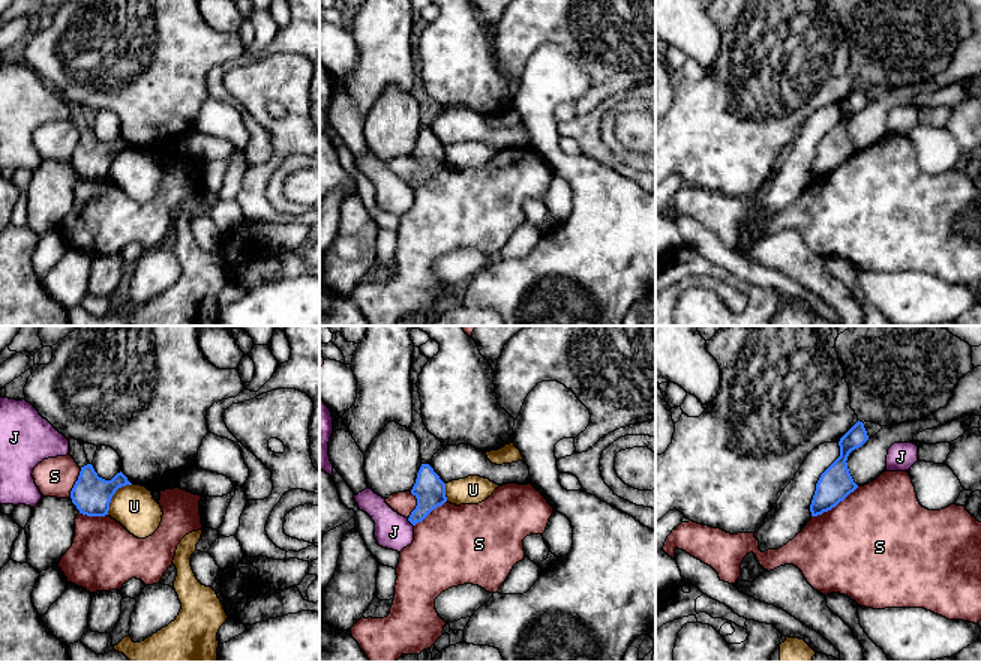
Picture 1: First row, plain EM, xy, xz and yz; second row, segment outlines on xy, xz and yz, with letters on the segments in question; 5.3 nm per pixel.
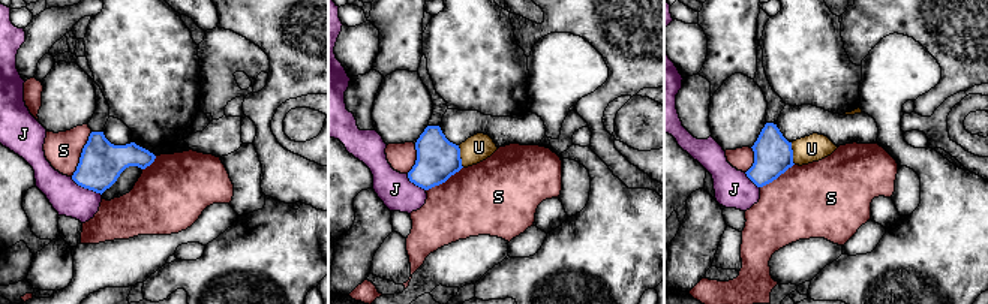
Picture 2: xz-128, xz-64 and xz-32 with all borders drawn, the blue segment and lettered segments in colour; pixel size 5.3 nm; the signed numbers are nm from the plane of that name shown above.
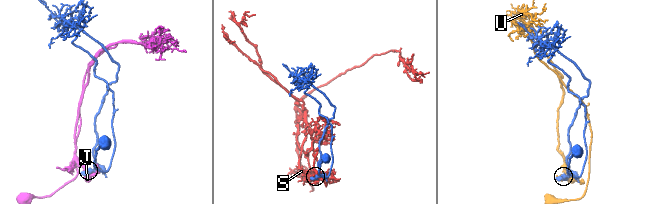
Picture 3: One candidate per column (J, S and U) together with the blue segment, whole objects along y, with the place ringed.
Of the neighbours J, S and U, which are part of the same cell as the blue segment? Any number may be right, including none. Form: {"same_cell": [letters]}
{"same_cell": []}

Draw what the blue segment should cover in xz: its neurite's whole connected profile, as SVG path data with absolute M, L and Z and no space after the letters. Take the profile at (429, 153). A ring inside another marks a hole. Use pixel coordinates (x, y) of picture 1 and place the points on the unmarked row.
M422 128L411 158L417 162L417 170L408 182L412 189L422 186L434 173L447 165L446 147L429 128Z

